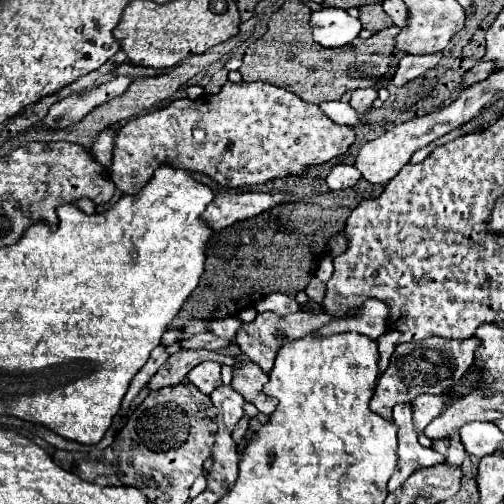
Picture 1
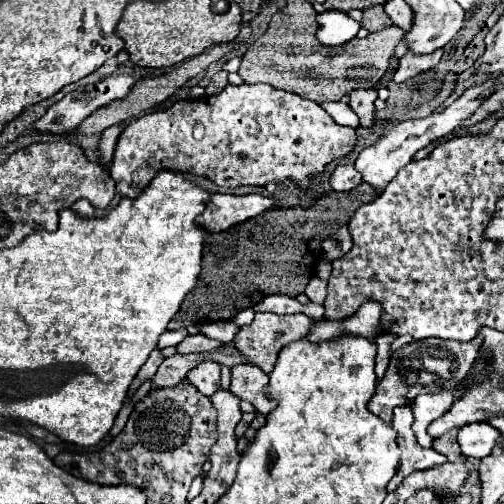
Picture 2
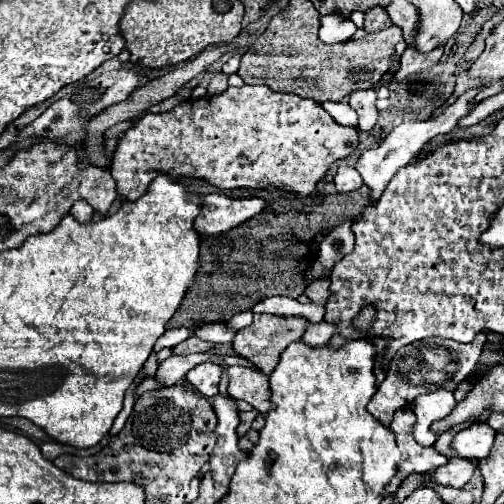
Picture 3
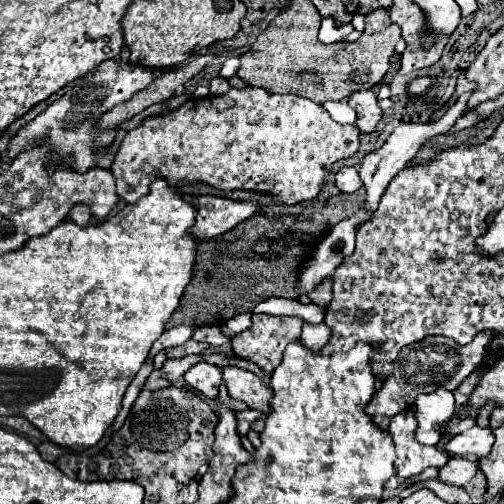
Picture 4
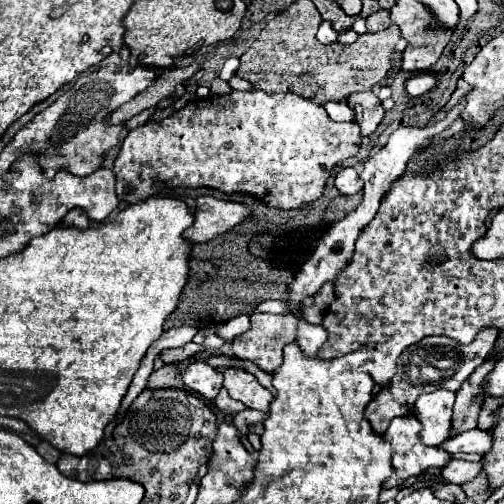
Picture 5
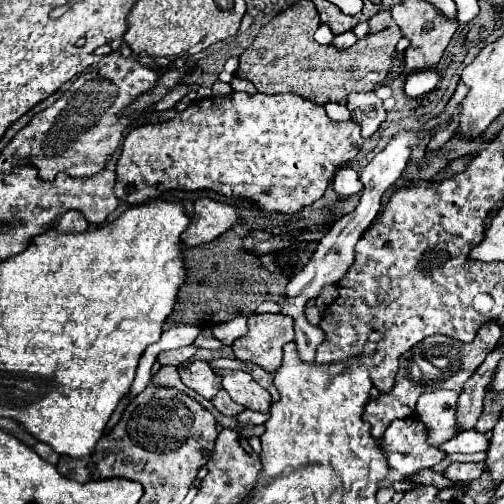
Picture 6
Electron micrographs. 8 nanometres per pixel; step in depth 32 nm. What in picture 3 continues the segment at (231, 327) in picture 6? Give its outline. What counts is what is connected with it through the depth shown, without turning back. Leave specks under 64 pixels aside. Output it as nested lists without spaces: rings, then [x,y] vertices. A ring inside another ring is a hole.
[[[246,310],[246,312],[236,314],[228,324],[230,324],[234,330],[242,330],[242,328],[250,326],[250,324],[252,324],[252,310]]]

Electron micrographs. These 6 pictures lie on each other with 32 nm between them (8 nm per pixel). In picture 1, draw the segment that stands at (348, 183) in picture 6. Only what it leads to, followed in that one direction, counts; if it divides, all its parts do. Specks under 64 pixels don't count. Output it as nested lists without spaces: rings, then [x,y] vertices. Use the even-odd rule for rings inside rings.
[[[338,164],[332,168],[332,172],[326,176],[326,184],[330,190],[342,190],[342,188],[350,188],[360,180],[360,172],[354,166],[348,164]]]

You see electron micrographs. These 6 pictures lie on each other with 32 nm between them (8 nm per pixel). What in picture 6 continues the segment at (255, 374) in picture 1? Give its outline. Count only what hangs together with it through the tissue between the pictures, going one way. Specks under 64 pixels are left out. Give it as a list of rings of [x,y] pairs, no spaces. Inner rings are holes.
[[[218,370],[222,376],[222,386],[228,390],[230,398],[244,408],[268,412],[272,398],[270,392],[264,390],[248,372],[242,370]]]

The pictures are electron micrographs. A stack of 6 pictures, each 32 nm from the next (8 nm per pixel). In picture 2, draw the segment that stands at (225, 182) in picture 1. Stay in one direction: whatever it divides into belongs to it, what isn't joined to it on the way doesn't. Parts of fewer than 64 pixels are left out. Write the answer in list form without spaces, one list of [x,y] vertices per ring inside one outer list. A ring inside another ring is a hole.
[[[228,84],[216,96],[202,96],[198,100],[178,100],[168,110],[148,112],[122,130],[116,142],[110,176],[122,196],[136,198],[158,170],[168,168],[176,172],[190,172],[210,178],[222,188],[236,186],[264,186],[268,182],[292,180],[300,186],[310,184],[310,176],[324,170],[336,158],[346,156],[356,144],[356,132],[350,126],[340,126],[320,108],[320,104],[302,100],[298,94],[282,92],[270,84]]]

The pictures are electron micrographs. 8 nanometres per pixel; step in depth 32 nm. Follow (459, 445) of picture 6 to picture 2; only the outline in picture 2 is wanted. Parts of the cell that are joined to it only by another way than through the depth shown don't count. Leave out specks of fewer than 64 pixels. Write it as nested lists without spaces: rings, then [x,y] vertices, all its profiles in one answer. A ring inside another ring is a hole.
[[[472,422],[458,430],[458,444],[462,448],[462,454],[472,458],[488,456],[500,438],[502,438],[502,432],[490,426],[488,422],[484,424]]]

